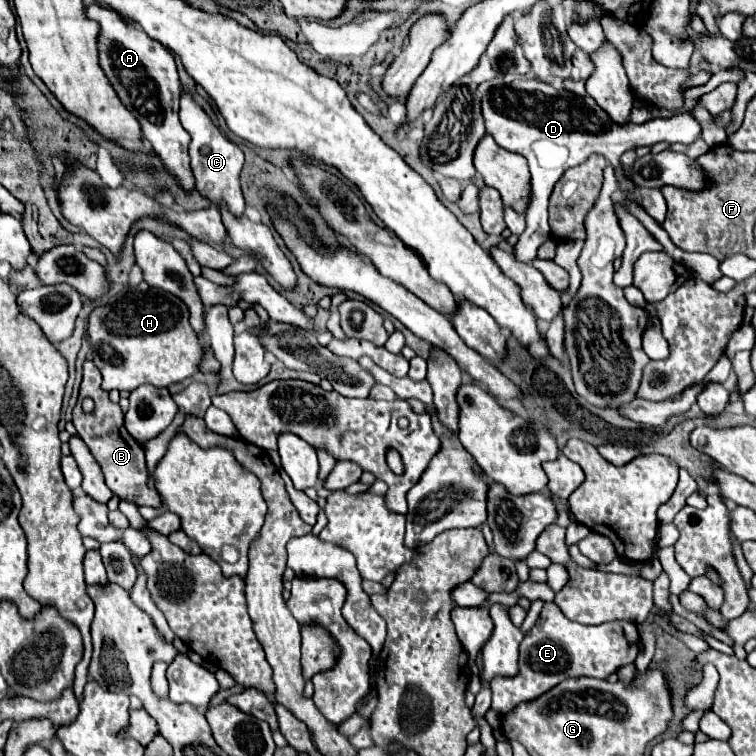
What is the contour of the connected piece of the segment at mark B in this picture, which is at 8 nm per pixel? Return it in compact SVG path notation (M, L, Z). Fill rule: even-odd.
M86 359L82 365L82 385L80 385L80 397L78 403L72 411L72 423L78 431L78 435L86 441L86 445L90 447L92 455L96 457L96 461L100 463L104 477L106 477L106 485L110 487L110 491L114 495L118 495L120 499L128 499L134 505L150 505L150 507L160 507L160 495L156 489L148 489L146 481L148 481L148 471L146 471L146 463L144 463L144 447L126 431L124 427L124 411L118 403L112 403L108 399L108 391L104 391L100 387L100 369ZM84 397L92 397L96 403L94 413L86 415L82 411L82 399Z

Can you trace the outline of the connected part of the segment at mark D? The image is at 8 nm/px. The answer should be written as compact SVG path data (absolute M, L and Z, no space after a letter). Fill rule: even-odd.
M494 77L478 85L478 95L482 99L482 115L486 131L492 133L494 141L508 149L524 155L528 159L532 175L532 199L526 211L526 231L518 237L514 245L514 257L520 263L530 263L536 259L536 249L550 237L548 227L548 199L554 183L564 175L568 167L584 163L590 155L598 153L606 157L616 169L616 177L622 190L633 190L635 185L622 175L622 155L638 145L652 147L654 143L684 143L690 145L702 135L702 127L694 117L694 109L680 111L668 119L656 117L642 125L636 123L614 123L608 113L590 97L574 95L566 89L556 89L538 79L516 77L510 83L504 77Z

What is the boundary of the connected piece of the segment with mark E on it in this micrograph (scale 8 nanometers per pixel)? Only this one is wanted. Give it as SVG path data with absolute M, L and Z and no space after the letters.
M544 603L536 625L524 635L524 641L520 643L518 673L514 677L496 675L490 681L492 709L496 713L504 713L506 709L512 709L518 701L536 699L536 695L550 691L550 687L568 677L586 675L606 679L620 667L634 663L638 655L638 641L640 637L634 623L612 621L602 625L580 625L562 615L556 603Z

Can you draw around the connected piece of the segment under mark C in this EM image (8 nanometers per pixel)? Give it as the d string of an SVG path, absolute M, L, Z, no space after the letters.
M182 93L180 99L180 123L182 127L190 133L192 141L190 141L190 167L196 179L196 189L202 197L206 197L212 205L220 207L222 203L228 207L228 211L234 217L242 217L244 215L244 197L242 197L242 189L240 189L240 169L244 165L244 153L242 149L228 141L218 127L212 123L212 119L204 113L204 109L186 93Z

